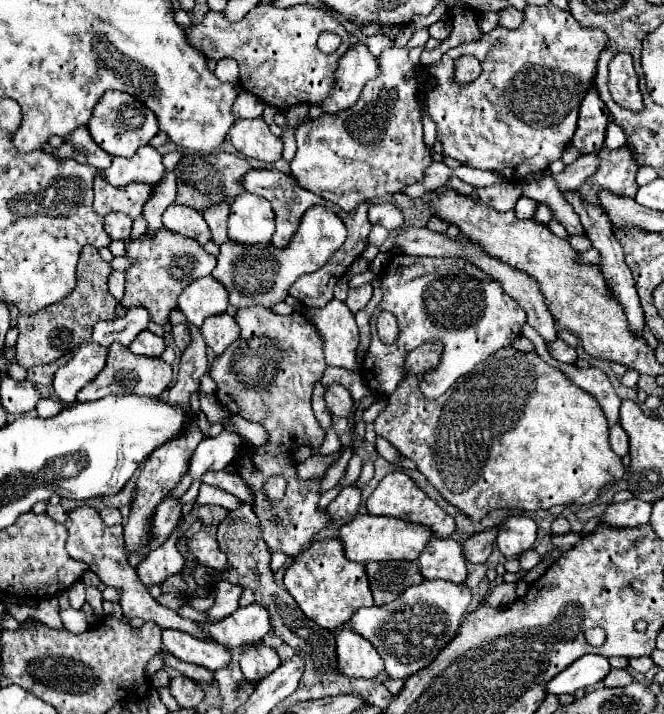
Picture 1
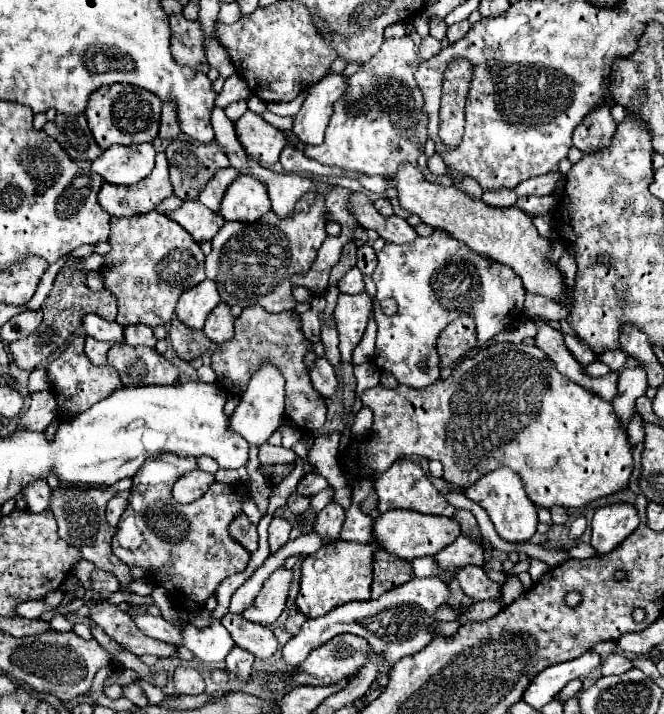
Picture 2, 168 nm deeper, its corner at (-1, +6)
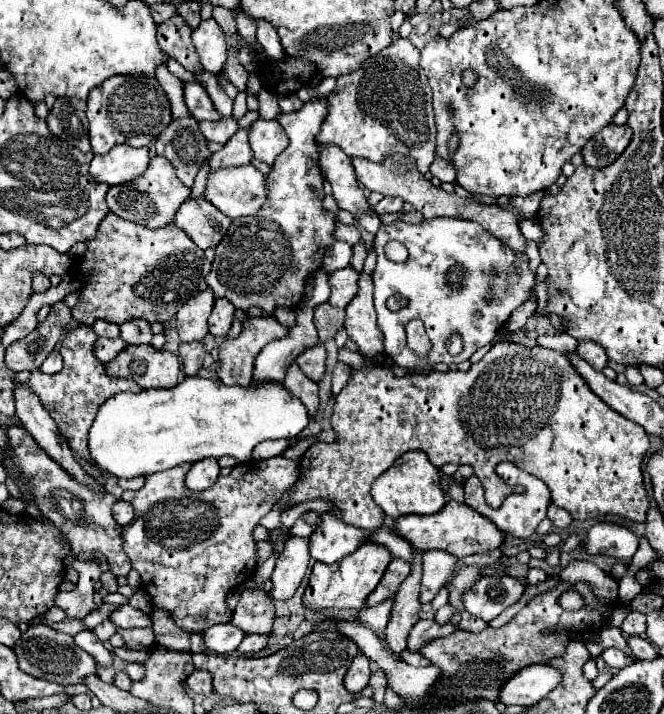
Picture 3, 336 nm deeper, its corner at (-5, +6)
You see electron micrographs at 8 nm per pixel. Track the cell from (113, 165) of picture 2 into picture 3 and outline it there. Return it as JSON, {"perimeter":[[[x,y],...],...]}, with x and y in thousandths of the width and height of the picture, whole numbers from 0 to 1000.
{"perimeter":[[[190,202],[172,204],[163,216],[157,218],[142,218],[136,227],[136,244],[145,255],[160,255],[166,261],[172,258],[187,258],[223,235],[226,218],[223,207],[199,207]]]}

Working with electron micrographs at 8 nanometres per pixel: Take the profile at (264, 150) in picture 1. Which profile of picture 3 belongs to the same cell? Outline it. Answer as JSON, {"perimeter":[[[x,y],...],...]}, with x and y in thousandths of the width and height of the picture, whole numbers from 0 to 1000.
{"perimeter":[[[392,165],[377,176],[377,204],[386,224],[410,232],[416,218],[434,204],[434,190],[416,168]]]}

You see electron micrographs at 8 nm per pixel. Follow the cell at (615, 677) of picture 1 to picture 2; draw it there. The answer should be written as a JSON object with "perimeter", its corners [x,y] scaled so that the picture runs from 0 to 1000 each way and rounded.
{"perimeter":[[[919,916],[910,927],[907,927],[907,944],[910,947],[925,947],[925,944],[940,944],[946,938],[952,938],[952,927],[937,919],[937,916]]]}

